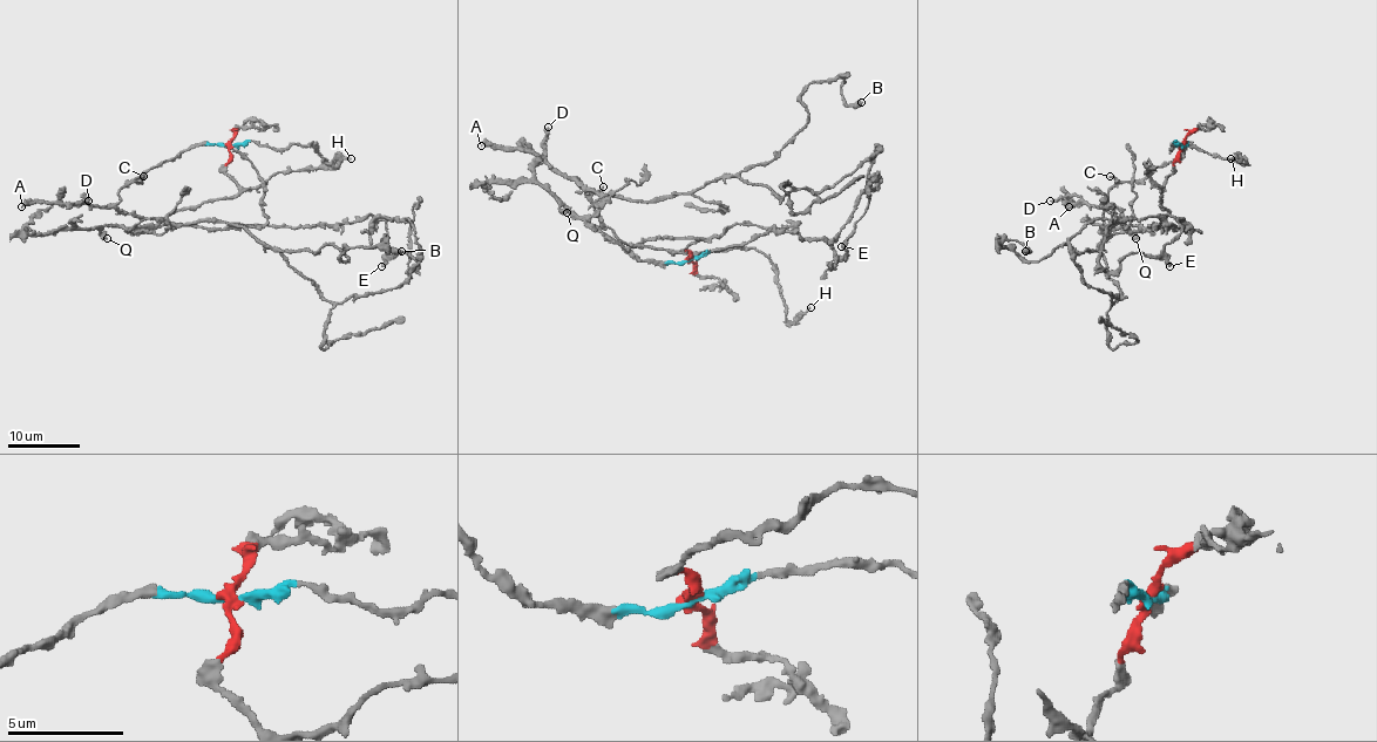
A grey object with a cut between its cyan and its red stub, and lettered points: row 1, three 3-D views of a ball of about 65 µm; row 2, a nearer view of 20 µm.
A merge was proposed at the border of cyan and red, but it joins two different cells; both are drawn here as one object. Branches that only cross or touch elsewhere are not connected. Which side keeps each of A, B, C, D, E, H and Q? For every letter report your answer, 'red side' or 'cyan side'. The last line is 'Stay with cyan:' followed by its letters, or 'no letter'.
A: cyan side
B: cyan side
C: cyan side
D: cyan side
E: red side
H: cyan side
Q: red side
Stay with cyan: A, B, C, D, H

